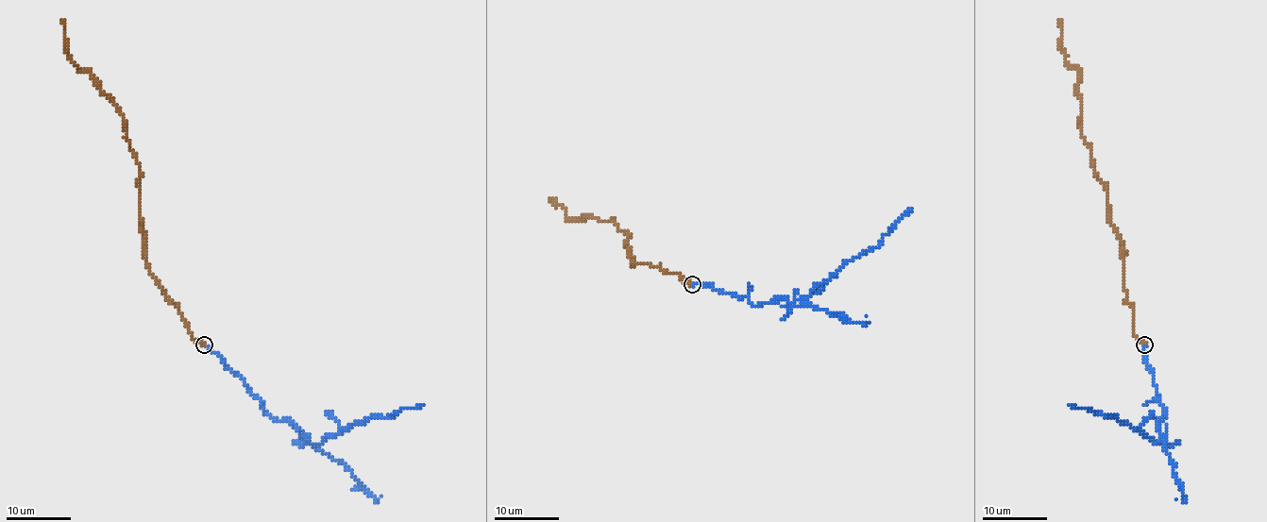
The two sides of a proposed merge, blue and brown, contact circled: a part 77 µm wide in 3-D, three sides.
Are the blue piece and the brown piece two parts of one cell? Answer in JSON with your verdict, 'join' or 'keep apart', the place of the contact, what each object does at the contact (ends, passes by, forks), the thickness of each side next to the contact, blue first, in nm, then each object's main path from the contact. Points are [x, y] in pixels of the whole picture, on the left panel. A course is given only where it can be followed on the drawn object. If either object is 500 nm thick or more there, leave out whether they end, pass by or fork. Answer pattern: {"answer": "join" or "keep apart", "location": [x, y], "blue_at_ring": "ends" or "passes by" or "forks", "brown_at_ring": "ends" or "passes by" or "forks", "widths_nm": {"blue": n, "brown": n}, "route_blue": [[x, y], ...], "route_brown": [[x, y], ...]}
{"answer": "keep apart", "location": [204, 345], "blue_at_ring": "ends", "brown_at_ring": "ends", "widths_nm": {"blue": 200, "brown": 300}, "route_blue": [[204, 345], [243, 380], [271, 416], [292, 423], [302, 436], [314, 445], [354, 423], [424, 405]], "route_brown": [[204, 345], [150, 272], [139, 218], [141, 165], [124, 117], [67, 53], [62, 19]]}

